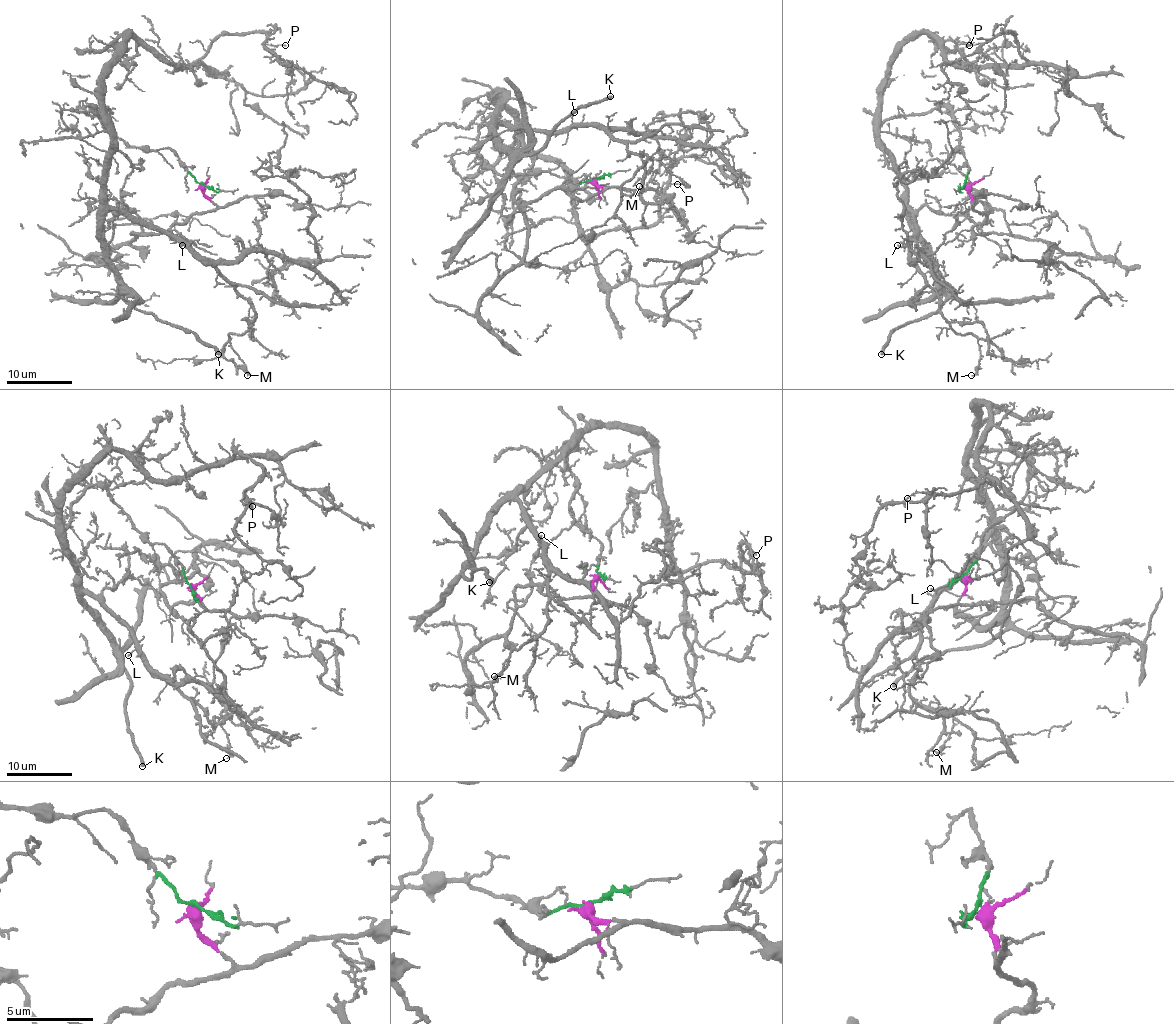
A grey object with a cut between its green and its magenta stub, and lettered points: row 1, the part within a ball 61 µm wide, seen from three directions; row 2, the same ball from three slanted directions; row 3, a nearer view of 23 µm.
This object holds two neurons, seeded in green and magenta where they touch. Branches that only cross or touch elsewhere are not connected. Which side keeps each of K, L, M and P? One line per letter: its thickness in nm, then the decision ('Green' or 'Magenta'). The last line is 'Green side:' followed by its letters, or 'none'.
K: Thickness 400 nm. Green
L: Thickness 120 nm. Green
M: Thickness 200 nm. Green
P: Thickness 60 nm. Green
Green side: K, L, M, P

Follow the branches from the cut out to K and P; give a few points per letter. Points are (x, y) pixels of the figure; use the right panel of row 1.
K: (965, 183), (960, 131), (945, 106), (880, 127), (906, 189), (909, 225), (945, 297), (893, 332), (881, 354)
P: (965, 183), (953, 114), (883, 119), (881, 83), (922, 34), (953, 64), (1025, 62), (1012, 33), (969, 46)

